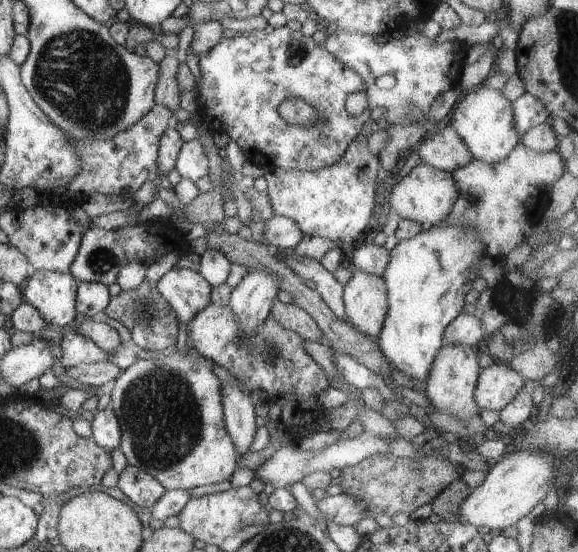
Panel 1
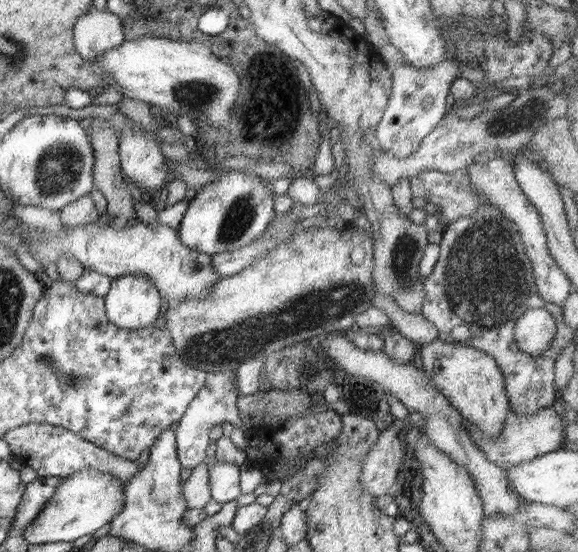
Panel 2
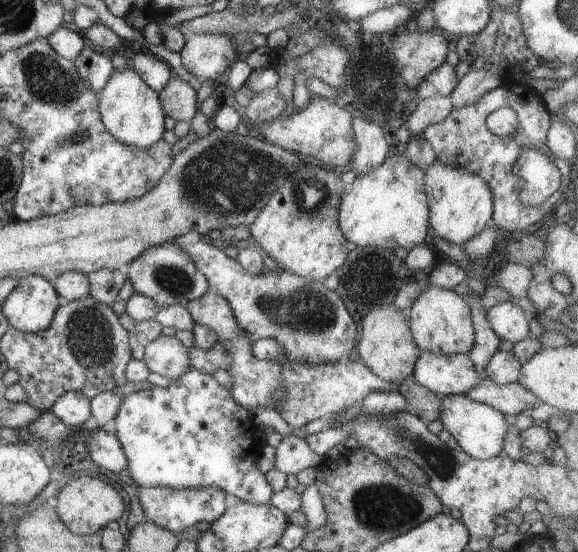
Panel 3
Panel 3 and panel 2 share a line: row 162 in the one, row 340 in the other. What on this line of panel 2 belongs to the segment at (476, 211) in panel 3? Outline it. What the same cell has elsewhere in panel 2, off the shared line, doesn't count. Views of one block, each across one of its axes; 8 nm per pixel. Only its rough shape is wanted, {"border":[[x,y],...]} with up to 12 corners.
{"border":[[440,339],[418,351],[434,386],[489,439],[509,398],[483,350]]}

